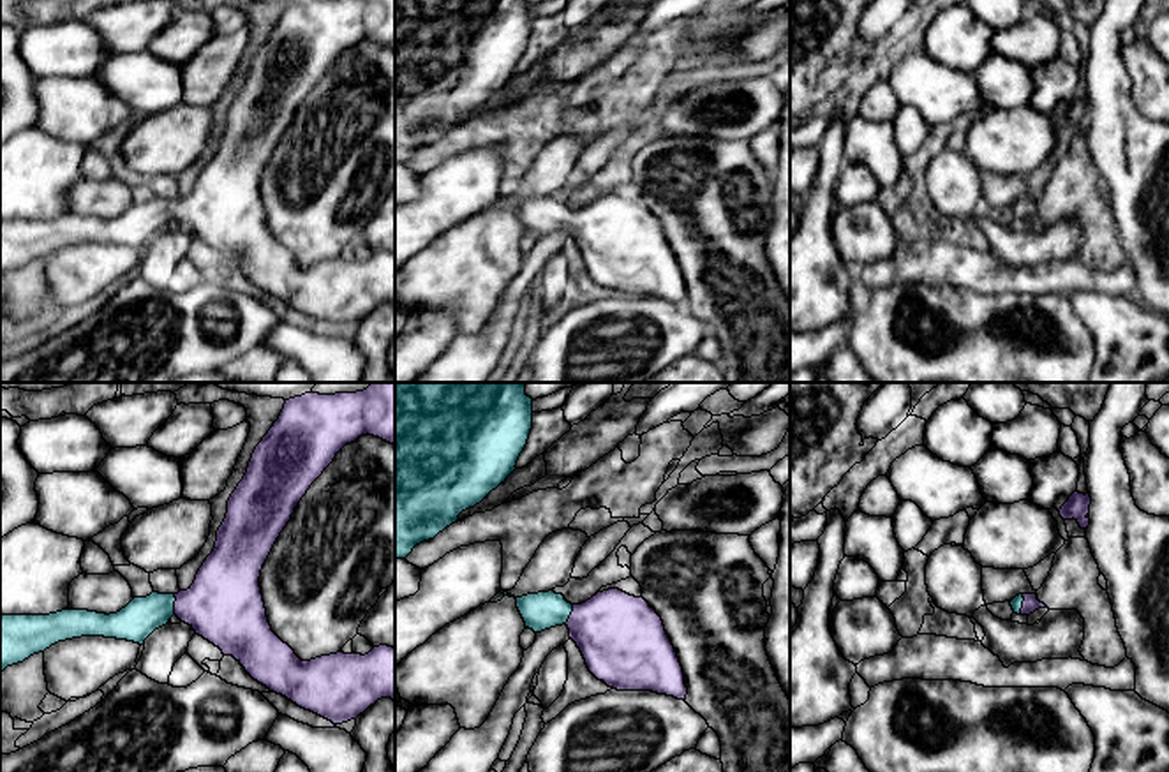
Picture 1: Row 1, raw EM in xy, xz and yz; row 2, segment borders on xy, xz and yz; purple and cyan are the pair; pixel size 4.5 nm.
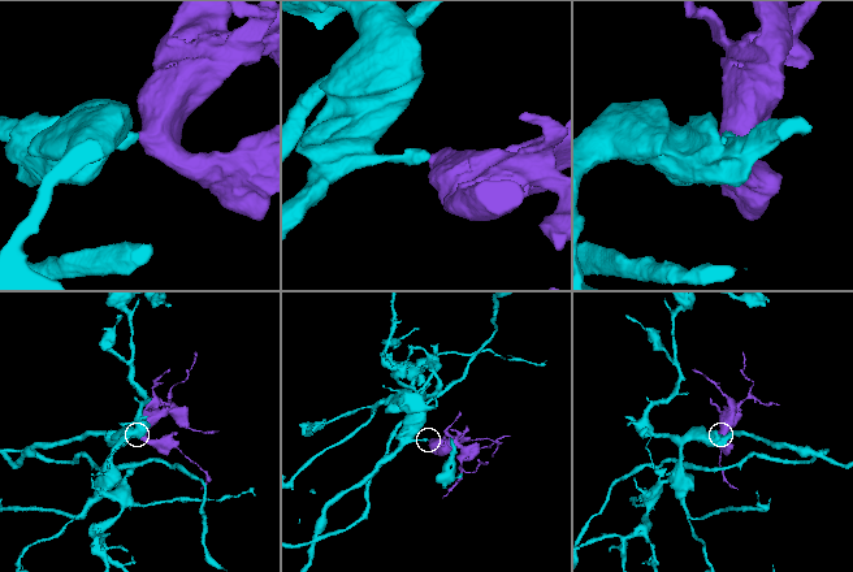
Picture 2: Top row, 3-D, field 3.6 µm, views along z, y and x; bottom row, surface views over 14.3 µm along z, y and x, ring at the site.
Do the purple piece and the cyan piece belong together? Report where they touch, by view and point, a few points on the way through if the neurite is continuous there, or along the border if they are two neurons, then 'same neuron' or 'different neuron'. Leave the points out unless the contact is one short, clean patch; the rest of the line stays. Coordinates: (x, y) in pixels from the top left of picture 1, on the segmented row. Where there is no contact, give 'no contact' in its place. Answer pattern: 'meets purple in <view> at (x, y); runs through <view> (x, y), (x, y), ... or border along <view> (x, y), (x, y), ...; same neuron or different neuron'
meets purple in xy at (175, 605); runs through xy (224, 605), (175, 605), (164, 605), (134, 623); same neuron

